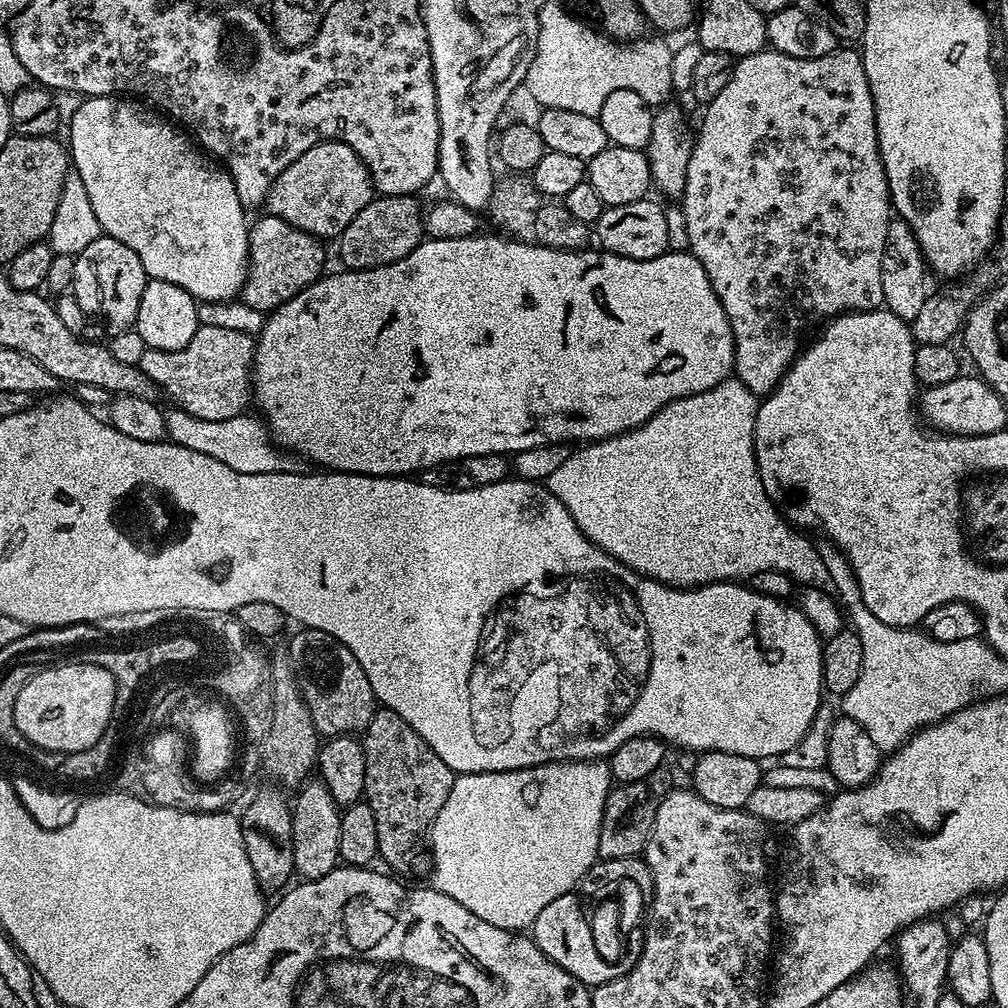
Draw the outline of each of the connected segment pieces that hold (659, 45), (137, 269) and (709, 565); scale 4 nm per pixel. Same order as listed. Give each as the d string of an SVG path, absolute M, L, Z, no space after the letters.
M549 2L546 6L542 6L534 62L530 62L530 70L523 82L523 87L528 88L529 94L540 103L541 109L574 110L574 114L590 114L599 117L602 102L606 102L606 98L610 98L614 90L634 90L634 94L639 94L643 100L649 102L664 100L671 94L672 52L664 48L662 41L641 38L629 46L593 28L583 24L578 17L571 16L562 5L556 2Z
M101 234L77 254L71 264L70 292L76 297L78 306L82 306L85 317L101 320L112 334L129 331L136 323L138 302L142 302L142 290L149 282L138 254L134 254L130 246L118 242L118 238Z
M737 378L724 380L705 392L693 396L683 396L658 410L647 422L629 432L620 432L616 436L607 436L605 440L594 440L577 447L569 454L566 462L559 466L554 474L550 474L546 487L570 510L578 530L590 543L606 550L616 560L621 560L627 568L632 568L642 576L657 580L659 584L669 584L671 588L700 588L704 584L723 584L725 582L744 582L753 576L762 574L762 570L782 570L792 577L797 585L807 588L820 588L824 592L835 593L836 587L830 578L830 570L826 570L826 562L822 562L820 549L807 540L803 531L790 526L785 513L778 509L777 501L766 494L766 486L762 486L762 478L756 461L756 447L754 446L754 426L756 425L756 410L758 396L751 392L746 385Z

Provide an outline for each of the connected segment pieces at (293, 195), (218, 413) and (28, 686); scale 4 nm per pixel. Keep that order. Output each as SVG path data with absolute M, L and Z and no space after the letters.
M322 140L320 143L310 146L310 150L299 153L286 170L273 182L272 188L266 197L266 212L269 216L281 216L290 226L302 230L306 234L328 242L328 239L339 238L342 230L354 222L354 214L362 210L374 198L372 176L368 173L367 166L358 158L358 154L350 146L346 146L341 140Z
M201 323L200 329L194 334L194 338L190 338L190 342L186 342L186 346L182 350L158 350L157 348L148 348L142 354L138 367L142 370L142 374L146 374L146 378L150 378L150 382L154 382L156 387L160 389L165 397L172 399L171 403L175 407L181 408L186 414L194 414L194 418L206 418L209 422L222 422L226 418L234 418L235 416L245 415L247 404L250 404L250 381L252 378L252 365L256 354L256 340L248 337L240 328L227 328L224 324L208 324Z
M103 663L96 664L60 664L57 668L44 668L25 682L22 692L14 704L14 722L29 740L31 747L58 750L63 754L75 754L78 750L86 750L102 738L104 732L109 731L112 711L118 708L118 689L116 679L110 670L104 668Z

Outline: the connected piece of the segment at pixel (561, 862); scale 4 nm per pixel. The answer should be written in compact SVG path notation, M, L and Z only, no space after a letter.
M557 760L555 764L539 764L533 768L522 770L506 770L505 772L465 772L457 775L454 786L450 790L450 798L446 798L446 806L438 810L430 829L432 840L432 880L431 887L437 888L442 894L454 898L454 902L462 902L470 914L478 914L482 922L490 922L490 926L505 928L511 932L531 929L532 923L554 902L554 898L562 898L562 894L573 891L580 879L591 873L593 864L597 863L600 851L598 838L602 830L602 814L606 806L608 793L613 791L612 771L604 762L573 762Z

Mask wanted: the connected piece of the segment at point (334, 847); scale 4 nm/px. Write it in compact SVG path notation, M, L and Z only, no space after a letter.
M319 778L299 785L292 804L292 837L294 838L294 872L304 880L317 880L330 874L341 863L338 841L341 805L334 802L330 790Z

